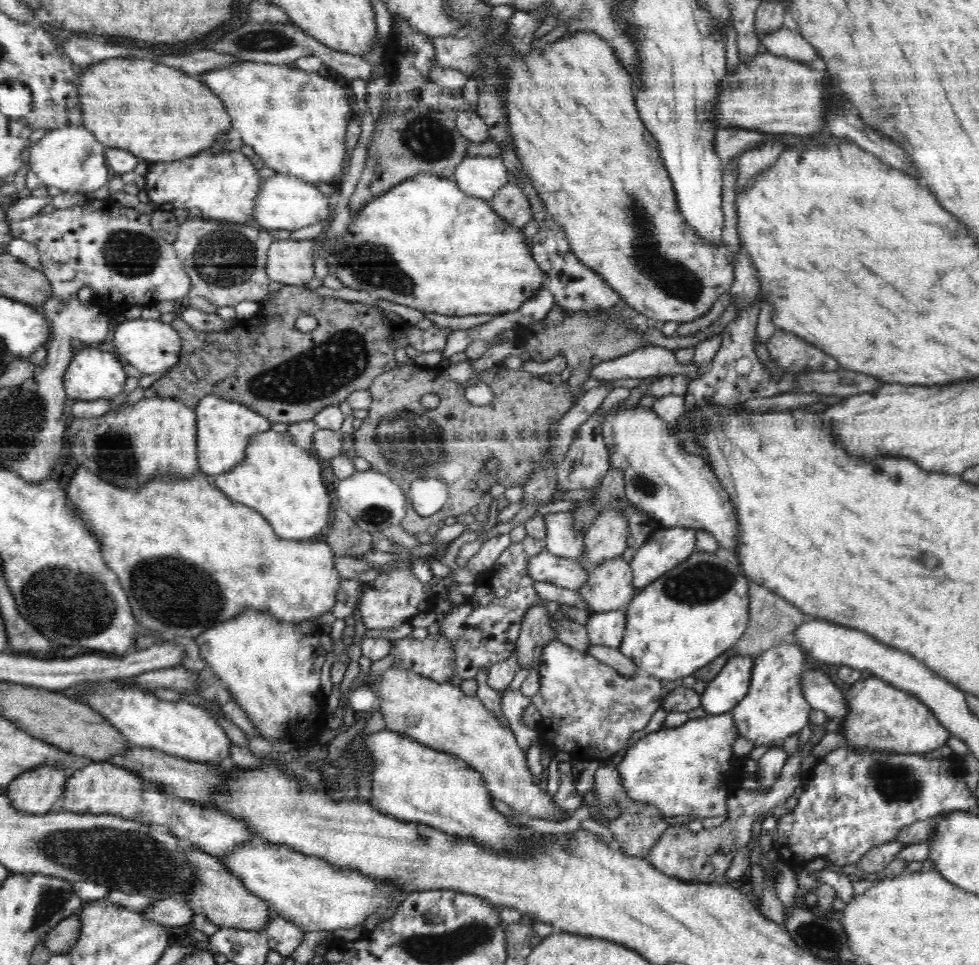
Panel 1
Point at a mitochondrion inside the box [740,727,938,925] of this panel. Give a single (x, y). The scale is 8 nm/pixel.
(896, 783)

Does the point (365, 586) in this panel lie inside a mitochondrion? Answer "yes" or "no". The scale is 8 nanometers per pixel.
no

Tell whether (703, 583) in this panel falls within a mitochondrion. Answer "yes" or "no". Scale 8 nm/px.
yes

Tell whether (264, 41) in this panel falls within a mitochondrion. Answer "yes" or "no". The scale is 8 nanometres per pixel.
yes

